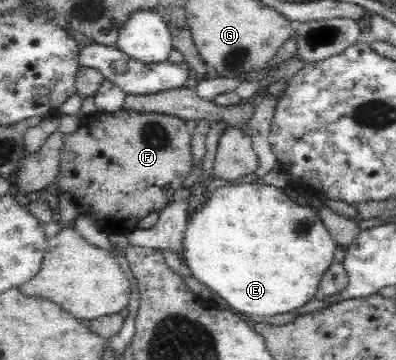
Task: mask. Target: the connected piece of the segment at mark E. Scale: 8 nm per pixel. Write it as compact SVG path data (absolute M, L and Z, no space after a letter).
M253 183L225 185L214 190L206 203L203 203L200 208L188 219L187 228L183 239L183 259L187 268L190 268L190 275L194 276L200 283L204 283L214 289L220 297L225 298L226 303L232 309L240 311L240 313L248 313L248 315L258 315L274 317L283 313L290 313L297 310L304 304L311 302L318 291L322 277L326 271L330 269L330 265L334 263L334 251L337 249L337 244L331 239L329 231L323 224L323 221L318 216L318 212L314 208L300 205L286 196L283 188L278 188L272 185L254 185Z

